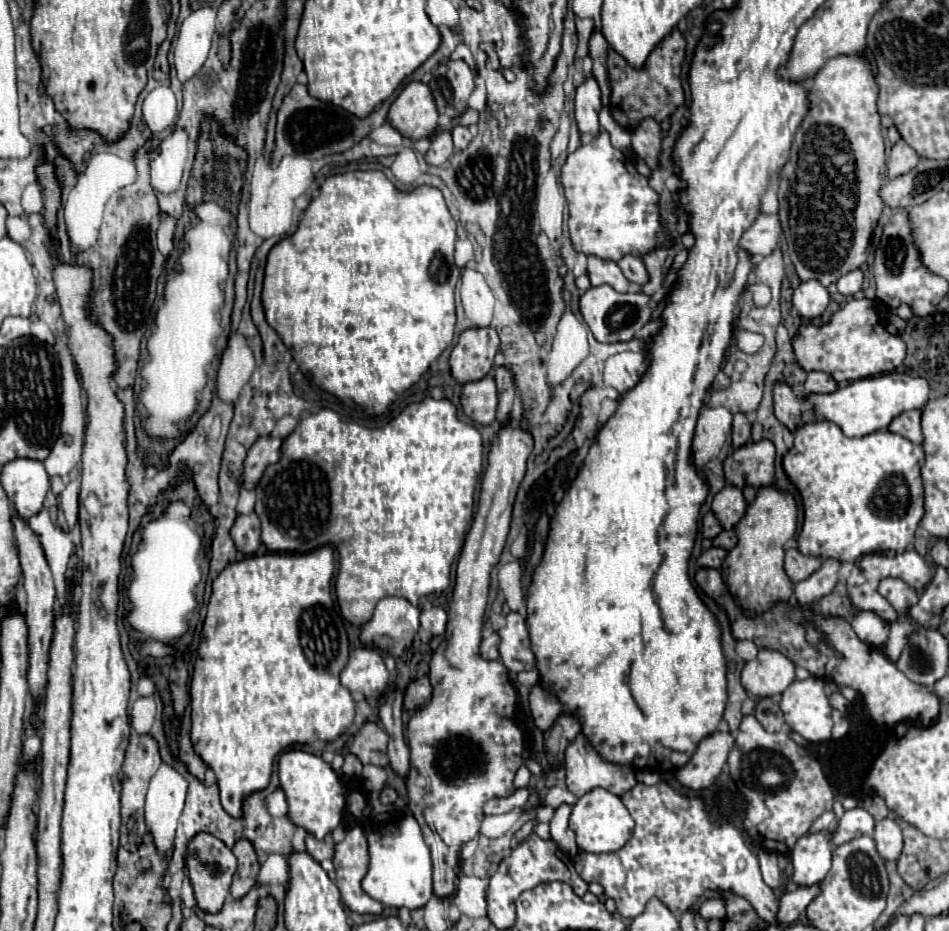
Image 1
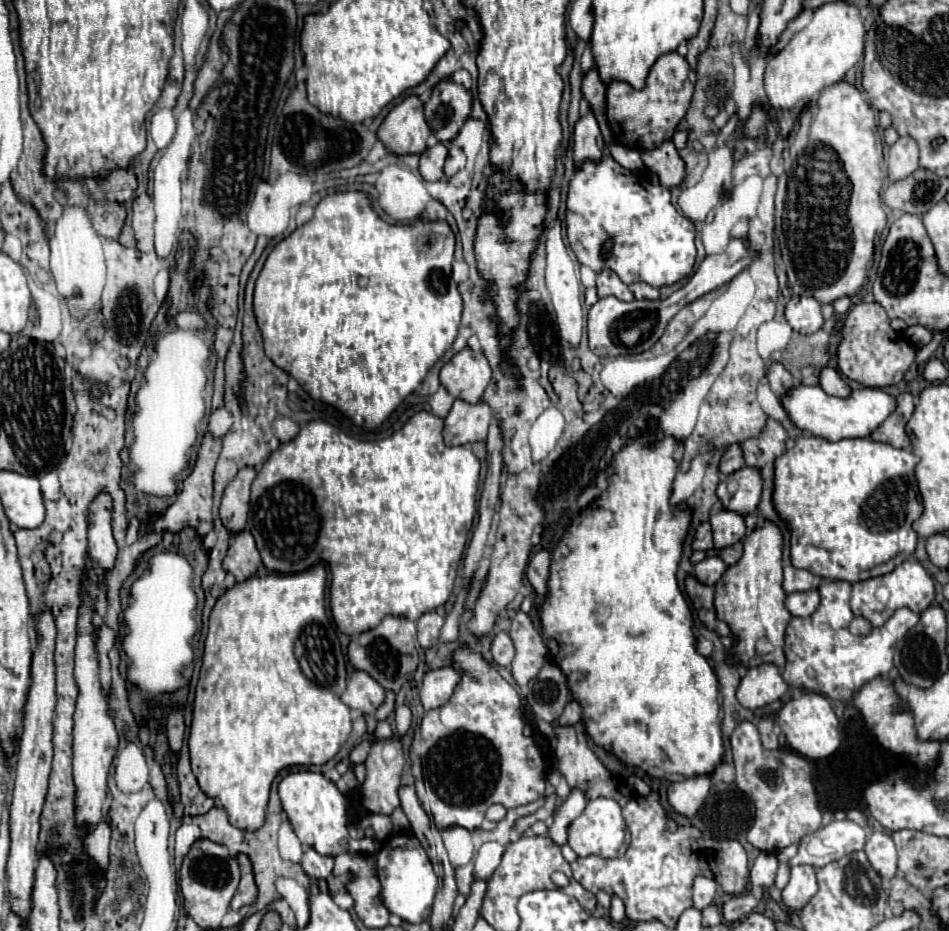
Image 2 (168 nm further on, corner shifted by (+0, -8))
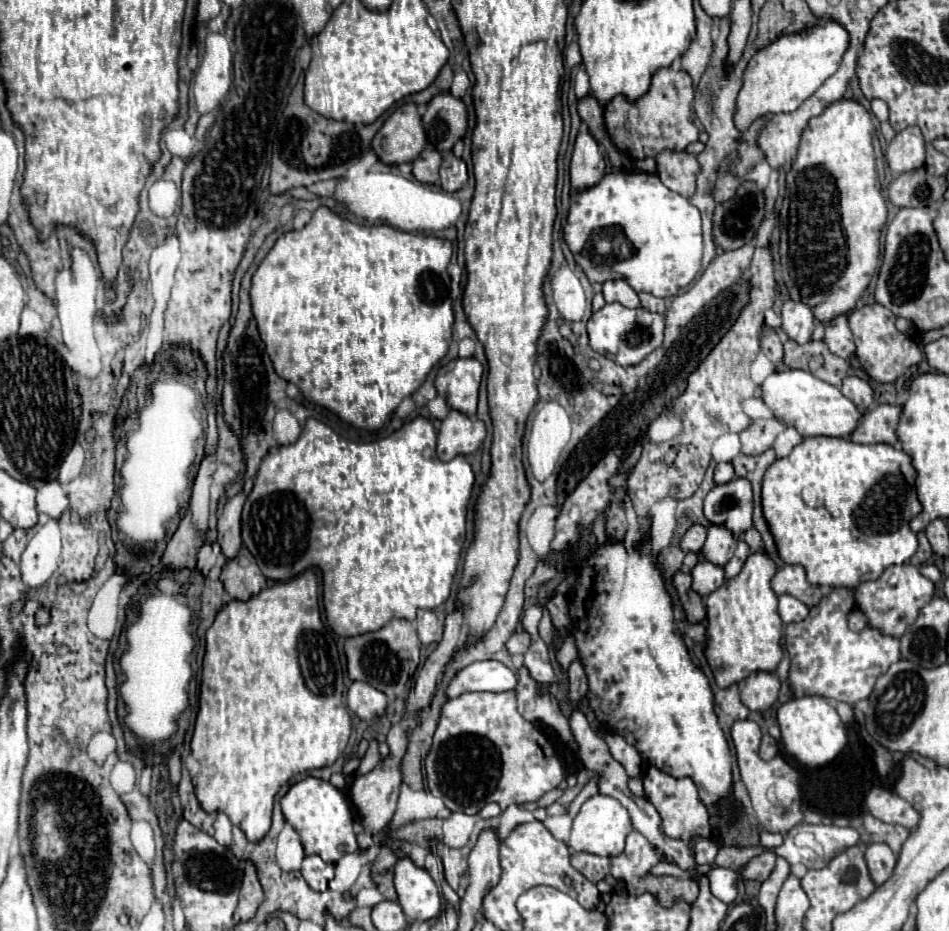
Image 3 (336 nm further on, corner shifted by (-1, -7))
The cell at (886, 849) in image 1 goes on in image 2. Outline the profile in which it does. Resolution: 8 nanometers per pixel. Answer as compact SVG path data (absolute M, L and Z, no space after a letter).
M874 831L864 847L868 861L872 863L872 867L880 873L880 877L894 877L896 875L896 863L898 863L898 855L896 855L896 845L890 837L890 833L886 831Z

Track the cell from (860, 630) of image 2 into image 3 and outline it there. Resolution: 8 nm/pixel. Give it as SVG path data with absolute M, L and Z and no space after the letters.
M859 608L851 610L851 614L849 614L849 628L851 630L867 628L867 616L863 616L863 612L859 612Z

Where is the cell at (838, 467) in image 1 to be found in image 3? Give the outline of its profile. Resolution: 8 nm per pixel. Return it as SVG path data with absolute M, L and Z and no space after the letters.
M815 436L805 438L799 446L791 450L789 456L779 458L767 468L767 476L763 476L763 516L771 528L773 540L777 544L777 552L785 564L801 564L807 572L807 582L815 586L827 586L827 588L857 588L867 574L873 572L873 568L887 560L887 564L897 564L901 560L909 560L917 552L917 536L911 532L909 522L913 516L921 512L921 504L917 500L915 492L915 470L911 466L911 458L889 444L855 444L847 438L827 438L827 436Z

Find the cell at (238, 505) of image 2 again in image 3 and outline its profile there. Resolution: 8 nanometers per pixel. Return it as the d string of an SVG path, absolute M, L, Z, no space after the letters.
M239 492L237 496L233 496L225 504L223 514L219 516L217 542L227 560L233 560L241 548L241 508L245 504L245 498L247 498L245 492Z

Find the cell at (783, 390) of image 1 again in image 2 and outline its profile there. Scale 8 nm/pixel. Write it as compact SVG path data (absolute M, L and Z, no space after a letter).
M772 363L770 365L768 381L770 381L770 389L774 391L774 395L778 399L782 399L794 387L794 379L790 377L790 373L784 369L782 363Z

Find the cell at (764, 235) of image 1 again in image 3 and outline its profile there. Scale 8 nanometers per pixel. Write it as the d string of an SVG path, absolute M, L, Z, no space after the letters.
M617 302L605 304L599 312L593 312L587 324L589 342L591 348L609 360L613 360L619 366L635 366L645 356L649 356L653 350L657 350L663 342L663 328L665 328L665 316L649 312L645 308L625 308Z

